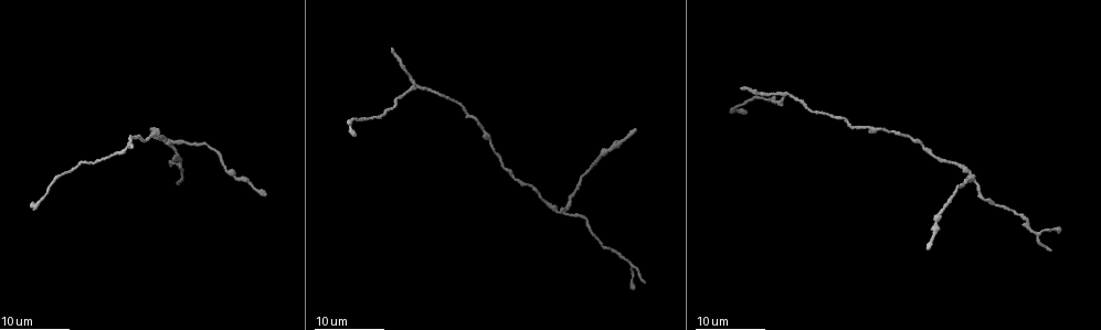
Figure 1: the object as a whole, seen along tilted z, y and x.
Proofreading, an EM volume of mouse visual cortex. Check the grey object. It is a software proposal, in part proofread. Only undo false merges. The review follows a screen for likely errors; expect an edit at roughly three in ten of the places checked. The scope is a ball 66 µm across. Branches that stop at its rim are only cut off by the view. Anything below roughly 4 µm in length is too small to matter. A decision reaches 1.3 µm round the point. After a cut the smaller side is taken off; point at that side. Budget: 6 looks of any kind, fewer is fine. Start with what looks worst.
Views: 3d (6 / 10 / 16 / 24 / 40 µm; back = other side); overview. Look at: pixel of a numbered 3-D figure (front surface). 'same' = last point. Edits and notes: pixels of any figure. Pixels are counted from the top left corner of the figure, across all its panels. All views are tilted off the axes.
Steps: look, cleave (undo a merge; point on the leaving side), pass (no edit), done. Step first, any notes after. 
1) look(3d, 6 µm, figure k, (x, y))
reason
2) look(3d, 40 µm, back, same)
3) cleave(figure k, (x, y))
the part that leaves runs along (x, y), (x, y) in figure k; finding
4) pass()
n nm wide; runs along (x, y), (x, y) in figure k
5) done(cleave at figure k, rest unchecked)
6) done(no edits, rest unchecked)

look(3d, 24 µm, figure 1, (784, 96))
a fork

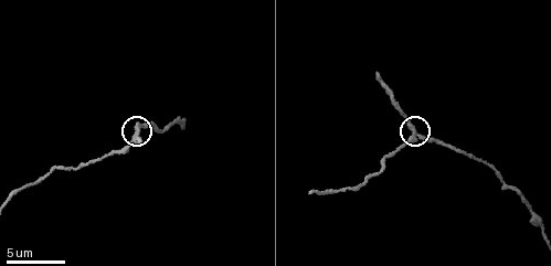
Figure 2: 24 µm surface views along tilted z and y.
look(3d, 10 µm, figure 2, (415, 128))
closer look

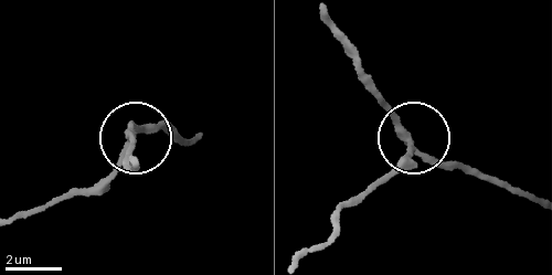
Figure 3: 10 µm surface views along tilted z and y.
cleave(figure 3, (126, 152))
side arm 7 µm; the part that leaves runs along (131, 136), (108, 175), (19, 214) in figure 3; two cells meet here

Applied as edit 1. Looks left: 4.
look(overview)

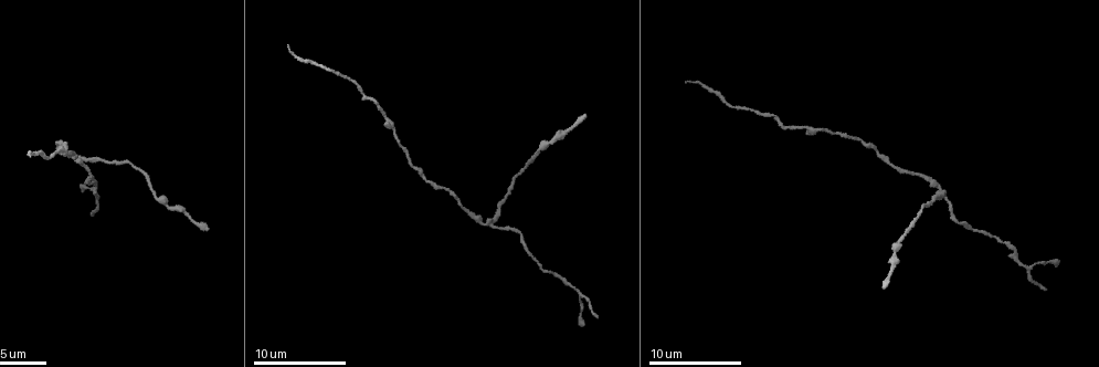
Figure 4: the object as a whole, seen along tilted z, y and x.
look(3d, 6 µm, figure 4, (493, 222))
side arm on a straight run

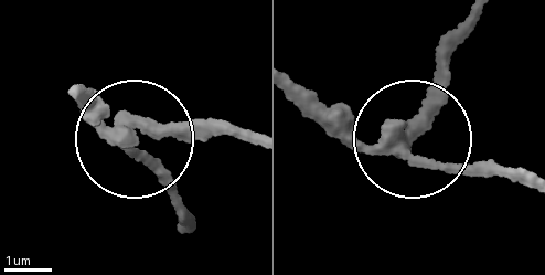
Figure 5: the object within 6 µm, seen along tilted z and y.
cleave(figure 5, (184, 134))
the part that leaves runs along (121, 135), (246, 140) in figure 5; two cells meet here

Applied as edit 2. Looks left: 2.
look(overview)

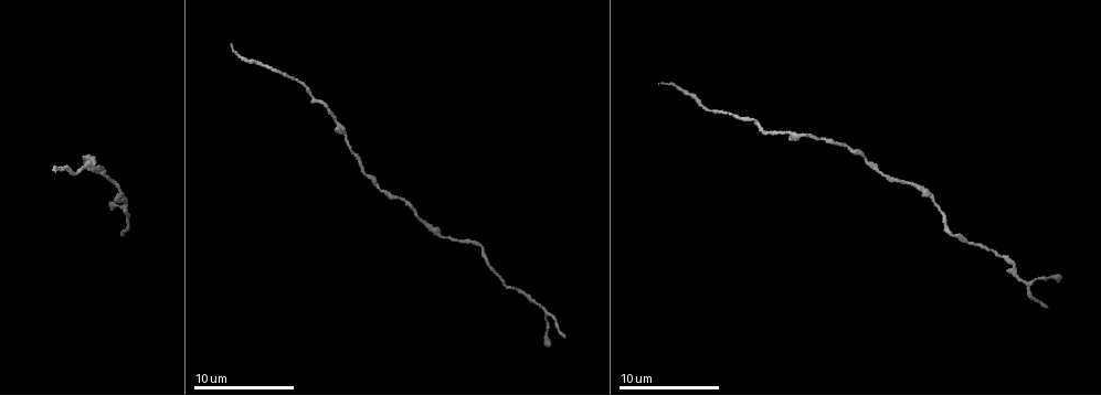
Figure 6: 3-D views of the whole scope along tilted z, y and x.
look(3d, 10 µm, figure 6, (308, 92))
sudden change in width

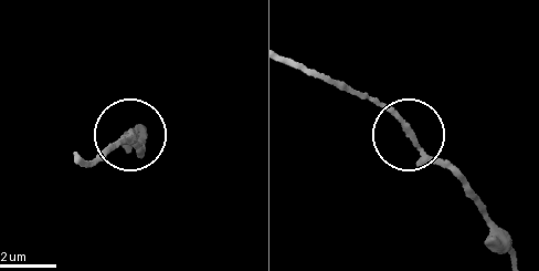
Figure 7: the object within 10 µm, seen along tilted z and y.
pass()
runs along (492, 225), (483, 202), (457, 172), (427, 156), (367, 93) in figure 7; one cell here

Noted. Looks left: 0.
done(cleave at figure 3, cleave at figure 5, rest unchecked)

